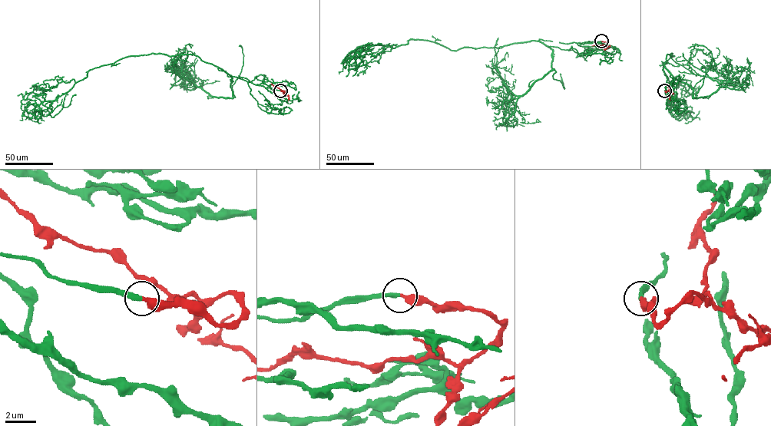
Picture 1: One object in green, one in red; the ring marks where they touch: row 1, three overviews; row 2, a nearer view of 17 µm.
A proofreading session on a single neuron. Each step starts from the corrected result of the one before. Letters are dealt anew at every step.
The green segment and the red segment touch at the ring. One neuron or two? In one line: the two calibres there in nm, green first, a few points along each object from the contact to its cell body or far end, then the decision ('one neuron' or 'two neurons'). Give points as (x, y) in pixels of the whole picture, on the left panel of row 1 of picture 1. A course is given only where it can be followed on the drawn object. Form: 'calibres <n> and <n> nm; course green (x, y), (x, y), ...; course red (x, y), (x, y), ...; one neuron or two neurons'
calibres 280 and 360 nm; course green (280, 90), (191, 54), (128, 56), (31, 104), (27, 117), (41, 123); course red (280, 90), (286, 90), (282, 93), (288, 95), (288, 100); one neuron

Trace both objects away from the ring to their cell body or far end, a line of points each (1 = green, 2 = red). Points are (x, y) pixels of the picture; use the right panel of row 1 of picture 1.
1: (664, 90), (679, 75), (673, 82), (664, 64), (671, 53), (663, 69), (668, 101), (694, 117), (685, 123)
2: (664, 90), (673, 93), (670, 95), (670, 100)

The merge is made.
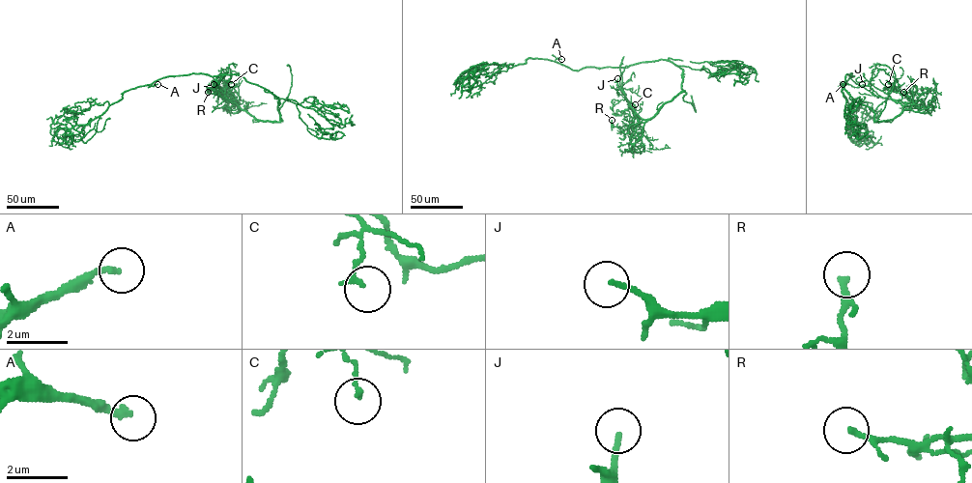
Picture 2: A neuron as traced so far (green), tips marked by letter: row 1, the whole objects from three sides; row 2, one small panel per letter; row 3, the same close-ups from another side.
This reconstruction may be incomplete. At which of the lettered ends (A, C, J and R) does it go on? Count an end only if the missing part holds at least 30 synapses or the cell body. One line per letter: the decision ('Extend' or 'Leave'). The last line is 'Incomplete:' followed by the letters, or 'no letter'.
A: Extend
C: Leave
J: Leave
R: Leave
Incomplete: A

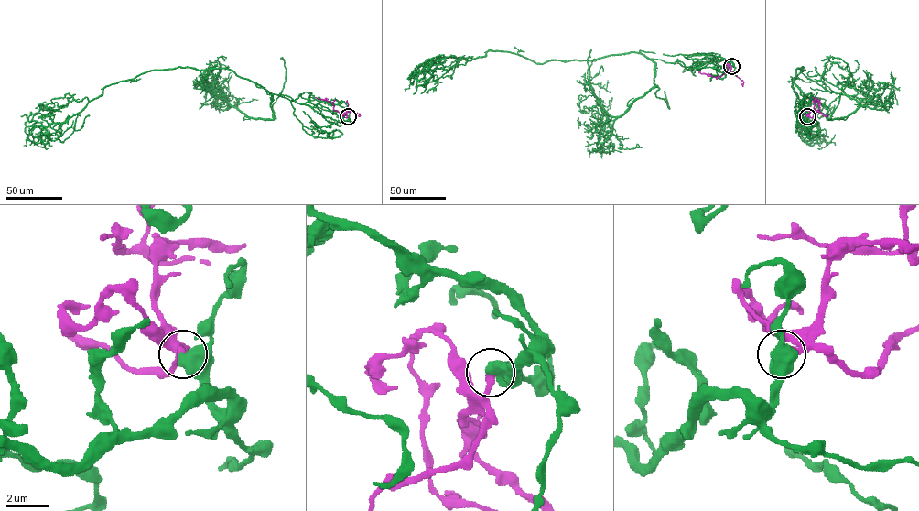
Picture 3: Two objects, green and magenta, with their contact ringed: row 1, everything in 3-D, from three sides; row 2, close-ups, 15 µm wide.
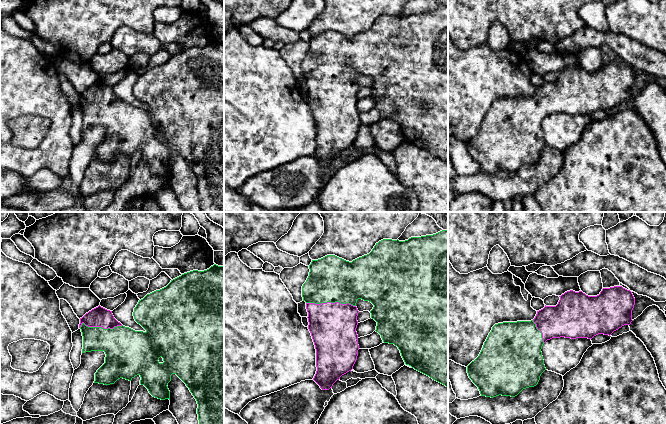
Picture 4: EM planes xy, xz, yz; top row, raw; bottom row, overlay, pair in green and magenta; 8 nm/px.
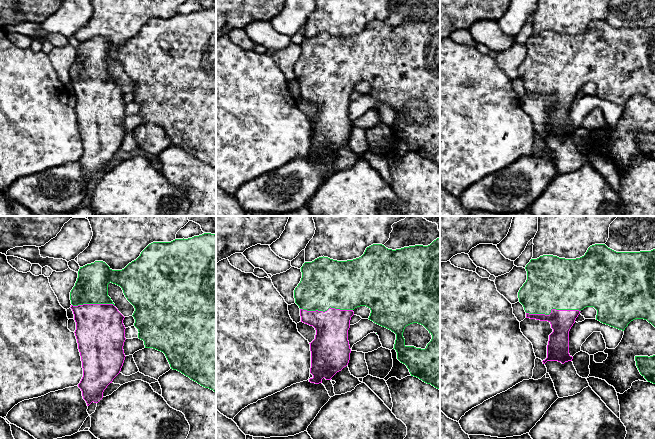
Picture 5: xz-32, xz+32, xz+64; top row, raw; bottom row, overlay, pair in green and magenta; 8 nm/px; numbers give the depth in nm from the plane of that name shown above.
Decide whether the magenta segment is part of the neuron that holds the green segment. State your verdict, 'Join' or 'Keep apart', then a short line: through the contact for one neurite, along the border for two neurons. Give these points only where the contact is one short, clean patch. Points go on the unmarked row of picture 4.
Join

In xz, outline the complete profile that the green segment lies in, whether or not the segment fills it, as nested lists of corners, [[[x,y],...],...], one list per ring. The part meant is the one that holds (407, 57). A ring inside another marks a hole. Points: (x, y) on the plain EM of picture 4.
[[[442,6],[433,11],[421,13],[411,13],[405,17],[383,15],[376,19],[372,27],[359,33],[352,38],[346,37],[335,31],[327,31],[318,36],[312,36],[309,41],[309,52],[302,62],[303,77],[306,78],[308,88],[308,105],[311,109],[315,125],[316,125],[316,143],[317,147],[313,156],[320,162],[322,166],[329,166],[340,153],[353,145],[358,132],[358,111],[356,104],[358,101],[357,92],[358,85],[356,79],[358,75],[371,78],[374,83],[370,87],[371,94],[377,98],[376,108],[381,111],[384,119],[394,120],[400,126],[401,132],[406,141],[411,142],[415,146],[429,152],[433,156],[448,163],[448,6]]]

